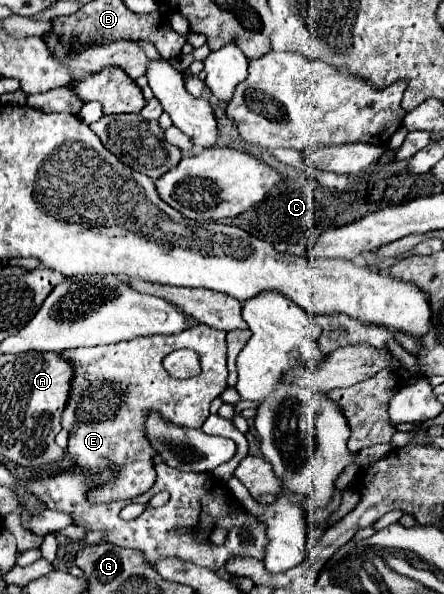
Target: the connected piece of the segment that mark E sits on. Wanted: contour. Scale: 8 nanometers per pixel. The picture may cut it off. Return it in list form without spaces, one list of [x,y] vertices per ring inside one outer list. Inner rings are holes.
[[[205,324],[175,336],[147,336],[121,344],[75,348],[65,350],[61,356],[73,366],[71,394],[61,418],[61,426],[69,430],[67,452],[73,464],[91,476],[115,468],[115,476],[109,482],[89,488],[87,502],[91,504],[135,498],[153,486],[153,456],[157,450],[151,448],[145,432],[145,420],[151,412],[161,414],[173,426],[201,428],[209,416],[211,402],[227,390],[226,332]],[[179,348],[193,348],[199,354],[199,376],[175,380],[167,374],[161,360]]]

